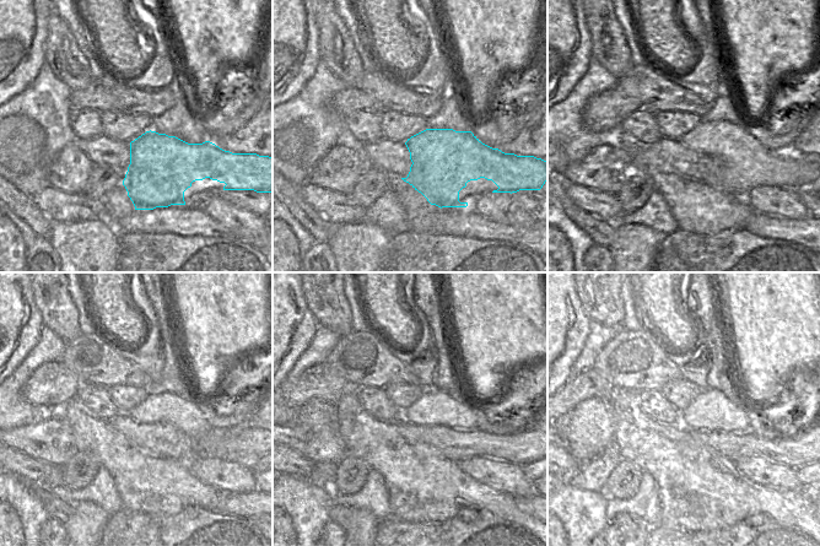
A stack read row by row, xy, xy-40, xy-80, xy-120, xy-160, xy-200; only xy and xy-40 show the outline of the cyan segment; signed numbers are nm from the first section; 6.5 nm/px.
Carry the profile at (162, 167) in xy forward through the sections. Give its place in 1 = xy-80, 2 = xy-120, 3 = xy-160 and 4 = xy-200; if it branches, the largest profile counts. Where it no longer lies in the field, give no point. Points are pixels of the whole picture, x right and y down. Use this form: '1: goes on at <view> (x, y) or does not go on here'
1: goes on at xy-80 (740, 158)
2: goes on at xy-120 (184, 414)
3: goes on at xy-160 (433, 407)
4: goes on at xy-200 (710, 410)

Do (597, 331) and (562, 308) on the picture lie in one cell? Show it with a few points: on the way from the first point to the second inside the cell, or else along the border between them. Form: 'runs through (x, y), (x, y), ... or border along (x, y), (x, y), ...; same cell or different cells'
border along (589, 320), (589, 333), (578, 353); different cells

